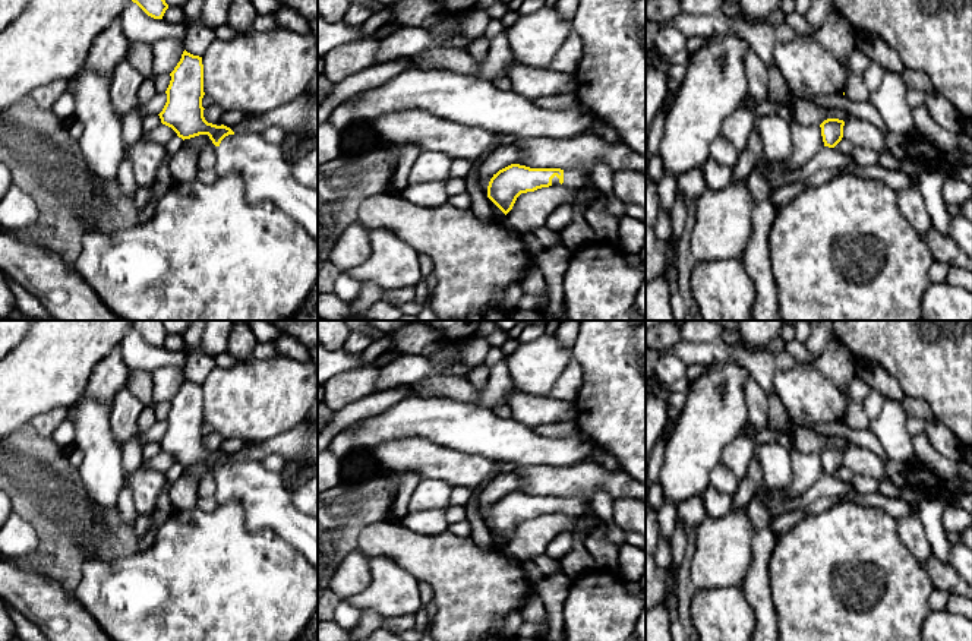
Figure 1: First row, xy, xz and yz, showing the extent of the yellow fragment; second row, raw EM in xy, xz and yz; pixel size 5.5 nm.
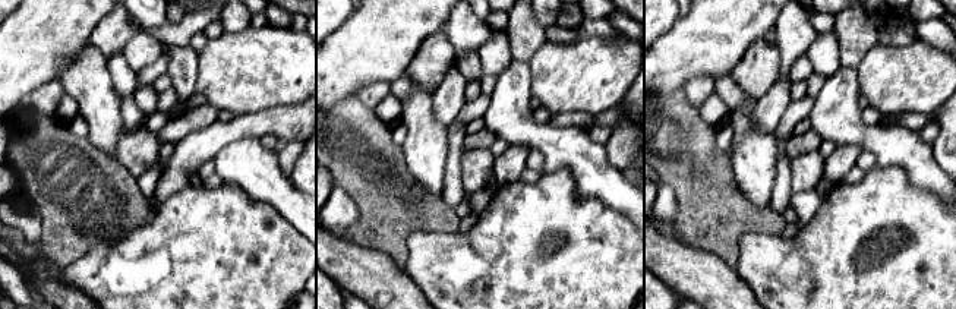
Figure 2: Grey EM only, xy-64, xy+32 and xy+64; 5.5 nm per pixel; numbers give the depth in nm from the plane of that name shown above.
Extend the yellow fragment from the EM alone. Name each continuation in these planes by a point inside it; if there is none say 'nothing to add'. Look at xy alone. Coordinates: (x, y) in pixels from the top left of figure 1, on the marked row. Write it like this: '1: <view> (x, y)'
1: xy (267, 176)

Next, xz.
1: xz (573, 179)

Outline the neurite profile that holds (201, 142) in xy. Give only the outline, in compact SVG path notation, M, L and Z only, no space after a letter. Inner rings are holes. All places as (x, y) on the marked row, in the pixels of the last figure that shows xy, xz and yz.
M199 135L190 139L184 139L183 146L192 148L198 151L199 154L206 148L215 148L215 145L212 143L208 135Z

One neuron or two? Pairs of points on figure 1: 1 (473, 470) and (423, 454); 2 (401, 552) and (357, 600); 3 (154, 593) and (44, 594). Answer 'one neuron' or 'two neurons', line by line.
1: one neuron
2: two neurons
3: two neurons

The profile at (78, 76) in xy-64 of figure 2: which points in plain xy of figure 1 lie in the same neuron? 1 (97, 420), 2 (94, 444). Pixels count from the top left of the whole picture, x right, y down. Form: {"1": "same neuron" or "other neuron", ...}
{"1": "same neuron", "2": "same neuron"}

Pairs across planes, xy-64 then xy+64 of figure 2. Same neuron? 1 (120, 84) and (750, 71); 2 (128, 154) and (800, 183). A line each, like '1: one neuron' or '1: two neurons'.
1: two neurons
2: one neuron

